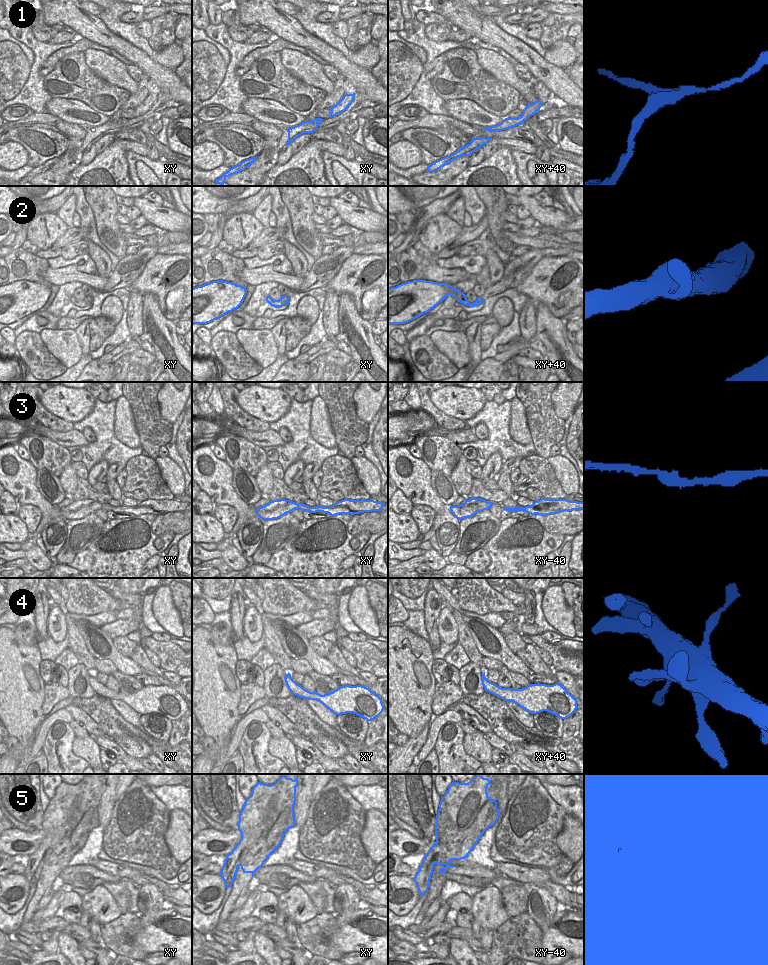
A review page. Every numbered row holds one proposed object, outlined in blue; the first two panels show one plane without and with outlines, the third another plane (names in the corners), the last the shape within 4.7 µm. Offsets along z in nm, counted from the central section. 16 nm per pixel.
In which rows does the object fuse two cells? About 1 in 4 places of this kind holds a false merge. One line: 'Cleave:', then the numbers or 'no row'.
Cleave: 1, 5

